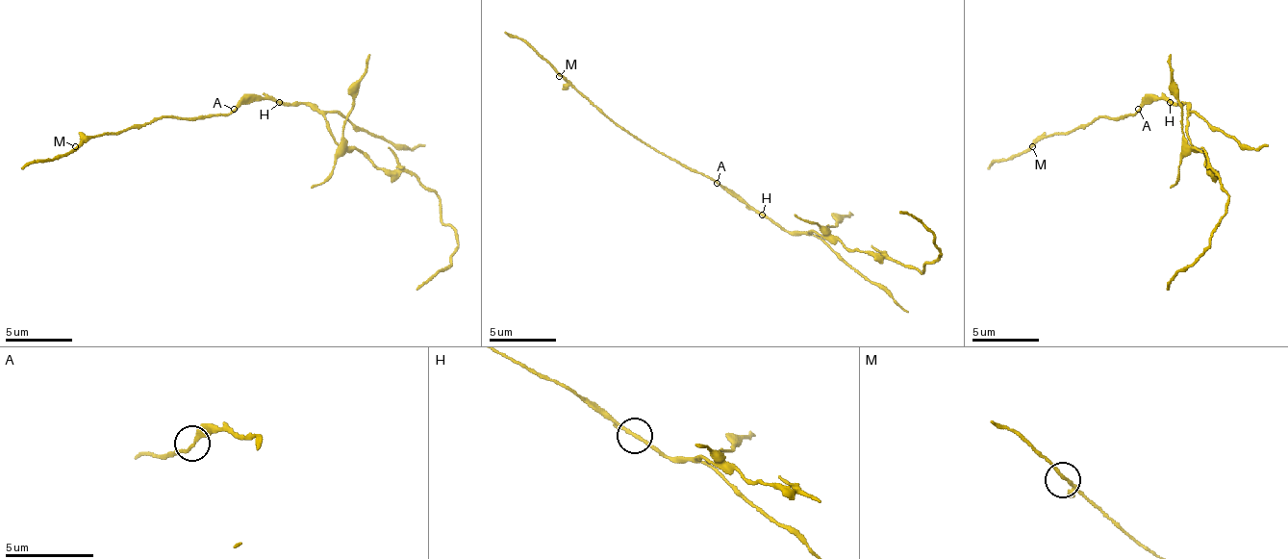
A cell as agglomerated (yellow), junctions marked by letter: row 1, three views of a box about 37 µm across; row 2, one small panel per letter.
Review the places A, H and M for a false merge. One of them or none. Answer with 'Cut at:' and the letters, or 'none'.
Cut at: H

